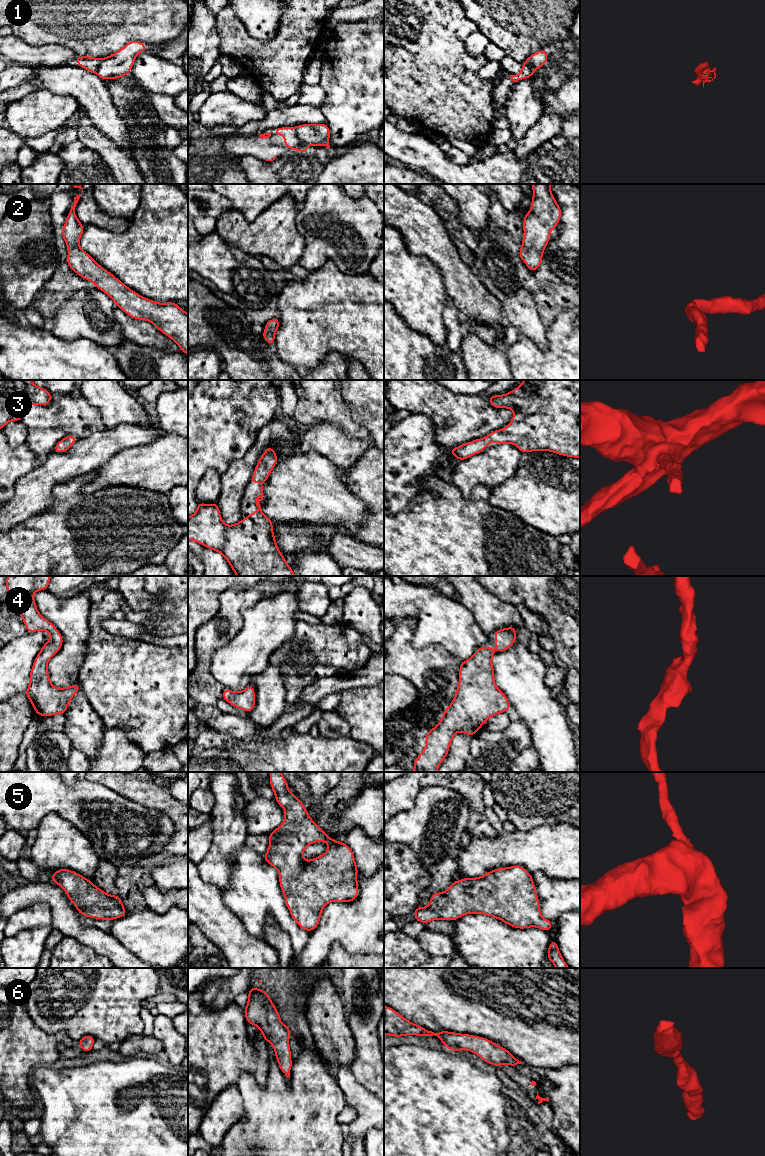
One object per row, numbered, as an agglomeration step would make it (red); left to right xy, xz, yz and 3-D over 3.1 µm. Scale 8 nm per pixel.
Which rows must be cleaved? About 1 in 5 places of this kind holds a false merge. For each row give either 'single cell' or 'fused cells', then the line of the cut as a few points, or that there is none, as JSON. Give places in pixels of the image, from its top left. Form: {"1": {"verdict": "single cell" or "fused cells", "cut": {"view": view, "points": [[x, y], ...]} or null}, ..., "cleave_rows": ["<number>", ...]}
{"1": {"verdict": "fused cells", "cut": {"view": "xz", "points": [[294, 127], [298, 138], [303, 143]]}}, "2": {"verdict": "single cell", "cut": null}, "3": {"verdict": "single cell", "cut": null}, "4": {"verdict": "single cell", "cut": null}, "5": {"verdict": "single cell", "cut": null}, "6": {"verdict": "single cell", "cut": null}, "cleave_rows": ["1"]}

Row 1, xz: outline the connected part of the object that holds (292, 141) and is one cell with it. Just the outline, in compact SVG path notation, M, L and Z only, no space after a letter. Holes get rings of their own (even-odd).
M279 127L274 129L273 132L276 136L283 135L285 137L283 146L308 154L308 146L299 139L295 127Z

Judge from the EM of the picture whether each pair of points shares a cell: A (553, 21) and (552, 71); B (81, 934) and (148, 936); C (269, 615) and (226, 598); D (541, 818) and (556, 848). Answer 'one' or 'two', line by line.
A: two
B: two
C: two
D: two

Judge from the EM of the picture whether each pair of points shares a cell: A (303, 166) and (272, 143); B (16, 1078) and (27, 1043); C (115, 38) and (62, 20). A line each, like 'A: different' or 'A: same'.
A: different
B: same
C: same

